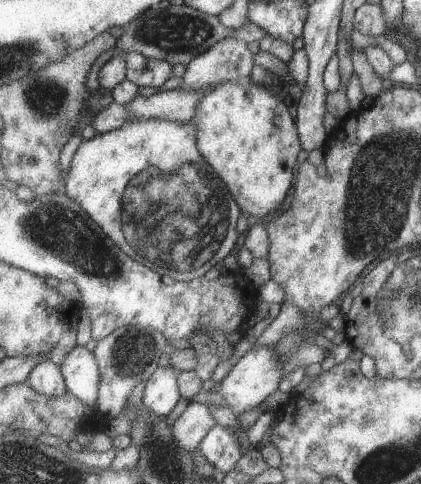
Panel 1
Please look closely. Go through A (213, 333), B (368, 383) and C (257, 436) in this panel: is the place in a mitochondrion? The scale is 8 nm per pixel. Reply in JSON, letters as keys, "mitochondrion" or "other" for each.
{"A":"other","B":"other","C":"other"}

